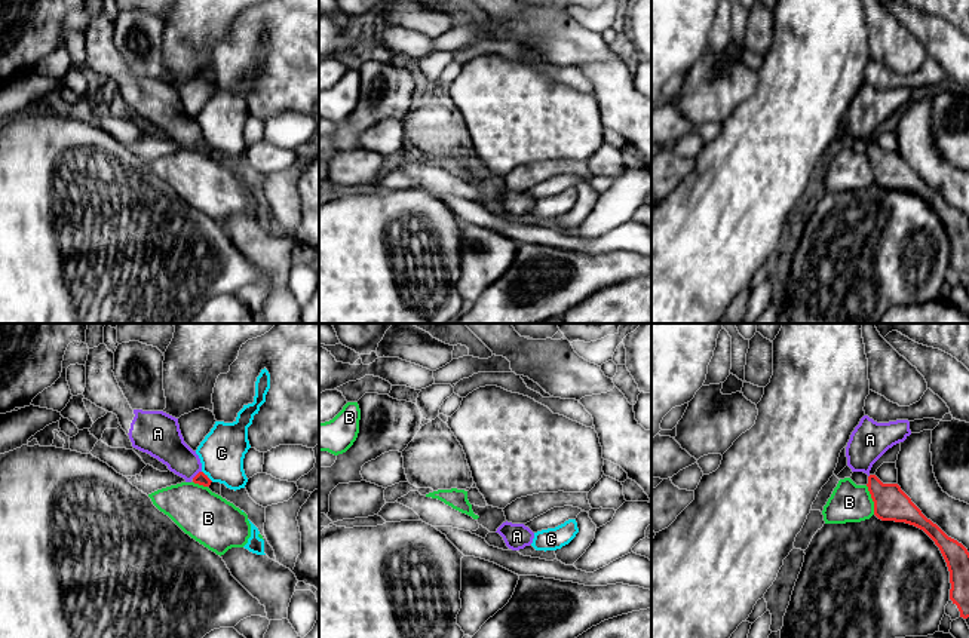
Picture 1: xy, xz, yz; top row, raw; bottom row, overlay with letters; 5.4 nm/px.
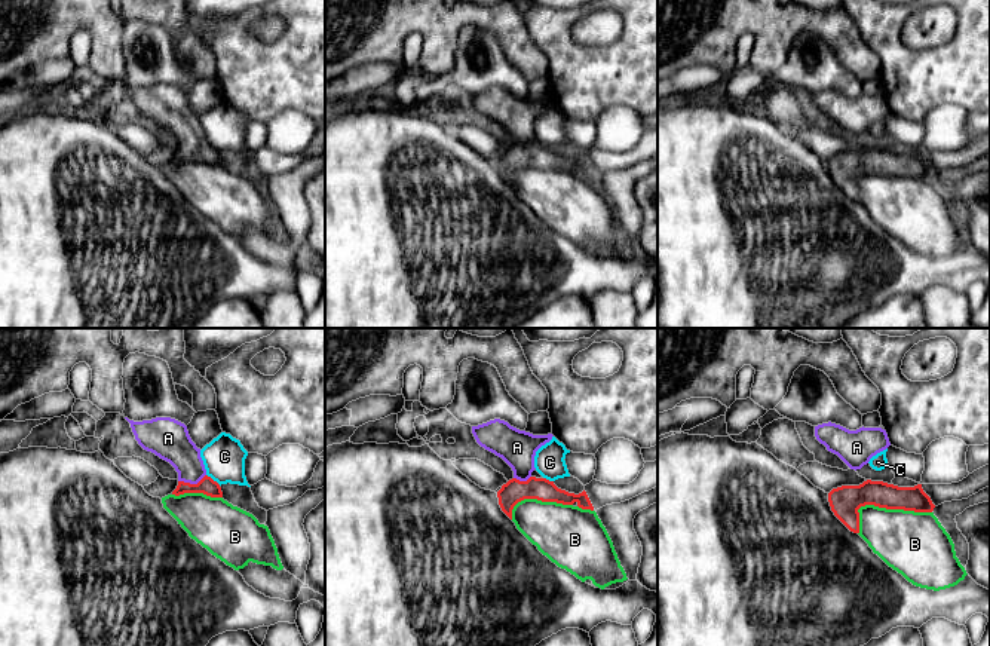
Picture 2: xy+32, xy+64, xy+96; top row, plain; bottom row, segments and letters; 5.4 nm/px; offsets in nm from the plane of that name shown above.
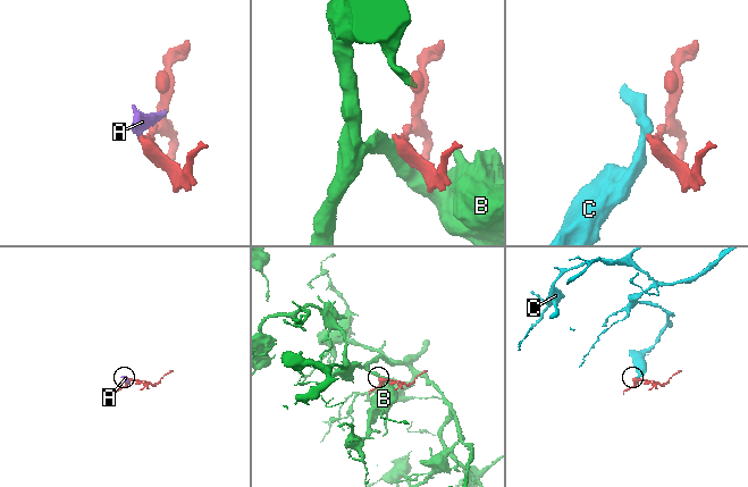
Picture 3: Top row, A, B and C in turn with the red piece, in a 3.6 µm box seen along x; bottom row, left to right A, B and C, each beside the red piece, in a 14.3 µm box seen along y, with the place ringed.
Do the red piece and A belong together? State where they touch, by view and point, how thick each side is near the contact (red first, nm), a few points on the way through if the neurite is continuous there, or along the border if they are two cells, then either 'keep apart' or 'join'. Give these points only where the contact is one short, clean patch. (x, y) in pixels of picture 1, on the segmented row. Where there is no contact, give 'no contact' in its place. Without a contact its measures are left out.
meets red in xy at (198, 474); 70 nm thick on the red side, 200 nm on the other; runs through xy (201, 478), (198, 474), (165, 442); join

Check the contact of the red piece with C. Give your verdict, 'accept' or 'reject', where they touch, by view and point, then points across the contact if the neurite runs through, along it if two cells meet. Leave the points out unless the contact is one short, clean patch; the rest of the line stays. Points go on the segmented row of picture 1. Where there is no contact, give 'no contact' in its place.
reject; meets red in xy at (207, 477); border along xy (202, 471), (212, 481)

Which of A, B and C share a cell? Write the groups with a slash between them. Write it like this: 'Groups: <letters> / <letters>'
Groups: A / B / C

